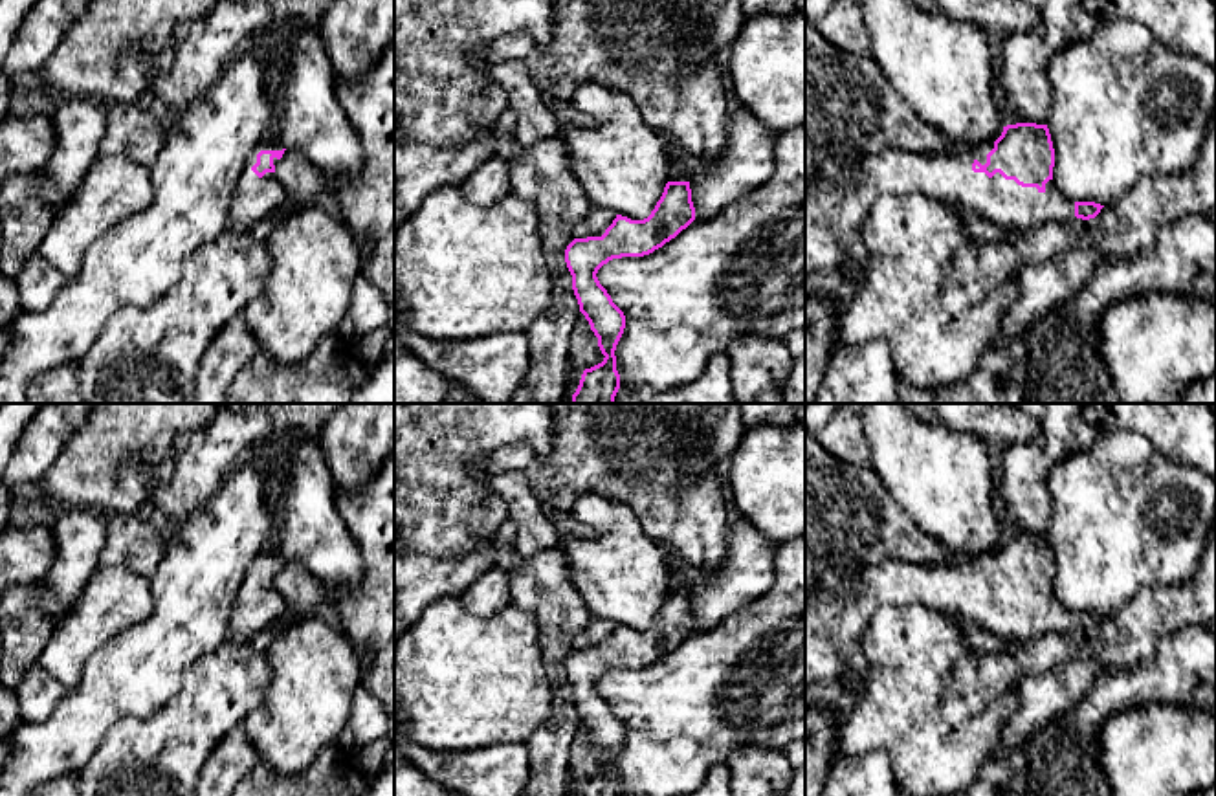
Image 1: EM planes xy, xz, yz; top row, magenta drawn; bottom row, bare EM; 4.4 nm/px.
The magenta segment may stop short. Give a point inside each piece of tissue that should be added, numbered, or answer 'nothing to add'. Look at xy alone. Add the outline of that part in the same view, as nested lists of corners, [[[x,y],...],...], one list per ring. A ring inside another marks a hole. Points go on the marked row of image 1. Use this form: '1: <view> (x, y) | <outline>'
1: xy (254, 198) | [[[262,139],[248,156],[242,174],[237,182],[227,231],[248,233],[248,229],[266,216],[281,215],[286,209],[286,194],[279,185],[275,172],[266,172],[259,178],[251,167],[257,163],[260,150],[282,150],[277,139]]]

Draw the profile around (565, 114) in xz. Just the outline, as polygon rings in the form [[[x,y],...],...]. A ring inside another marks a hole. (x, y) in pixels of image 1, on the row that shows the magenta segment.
[[[552,99],[547,106],[554,114],[558,125],[574,125],[580,128],[594,128],[596,125],[594,117],[576,110],[570,101]]]

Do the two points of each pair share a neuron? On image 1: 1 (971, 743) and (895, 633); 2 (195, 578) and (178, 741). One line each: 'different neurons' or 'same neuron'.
1: same neuron
2: different neurons

